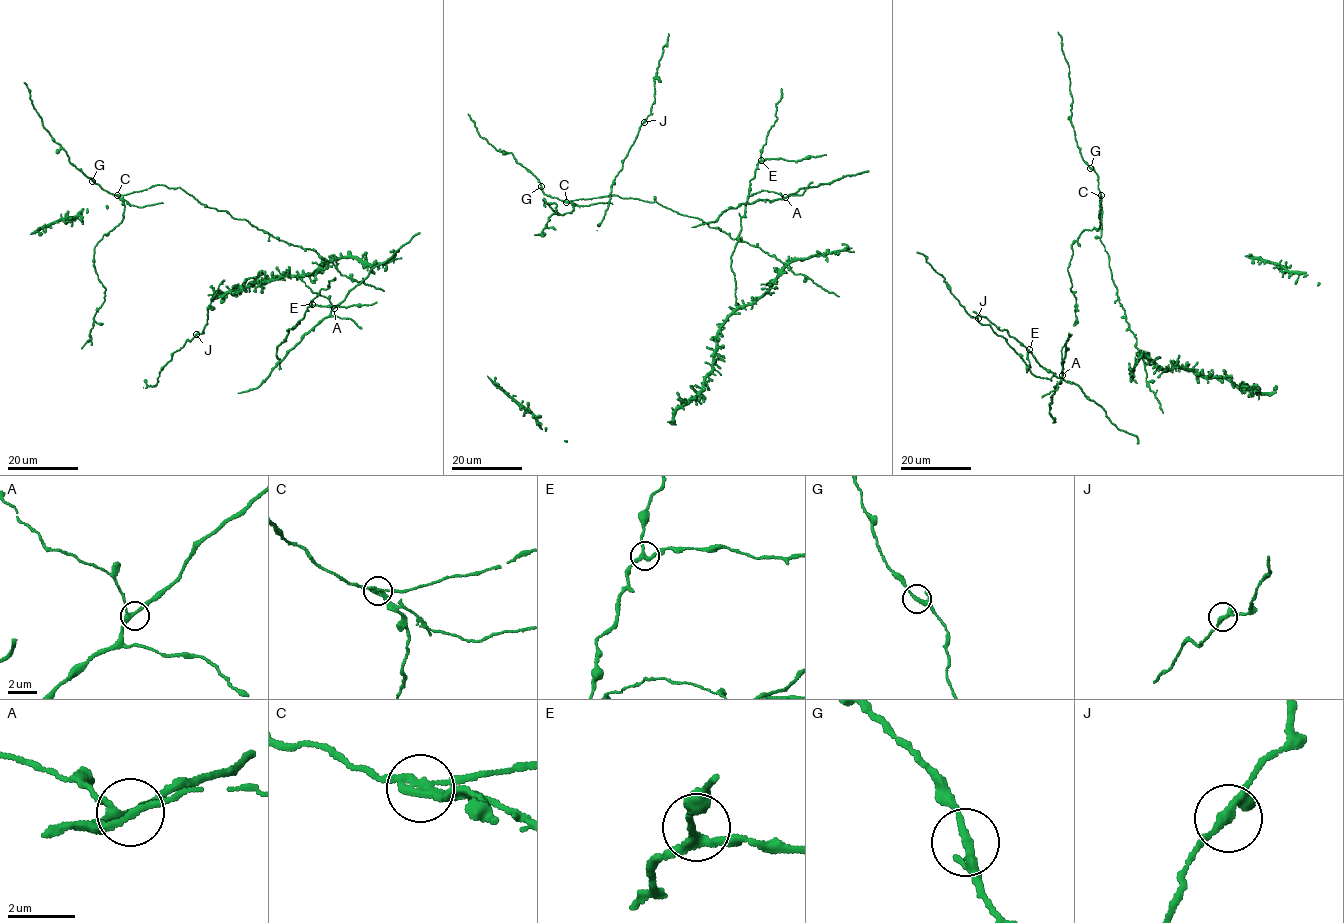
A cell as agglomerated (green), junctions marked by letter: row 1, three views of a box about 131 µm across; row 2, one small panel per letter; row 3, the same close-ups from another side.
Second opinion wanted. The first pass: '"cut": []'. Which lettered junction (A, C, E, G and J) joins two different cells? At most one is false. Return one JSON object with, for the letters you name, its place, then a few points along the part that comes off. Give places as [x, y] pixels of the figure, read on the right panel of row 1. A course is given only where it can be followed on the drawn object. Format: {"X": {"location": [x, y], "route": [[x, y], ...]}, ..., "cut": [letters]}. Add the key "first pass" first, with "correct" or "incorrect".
{"first pass": "incorrect", "C": {"location": [1101, 195], "route": [[1101, 195], [1100, 227], [1082, 232], [1072, 245], [1068, 271], [1070, 291], [1075, 297], [1073, 326]]}, "cut": ["C"]}

